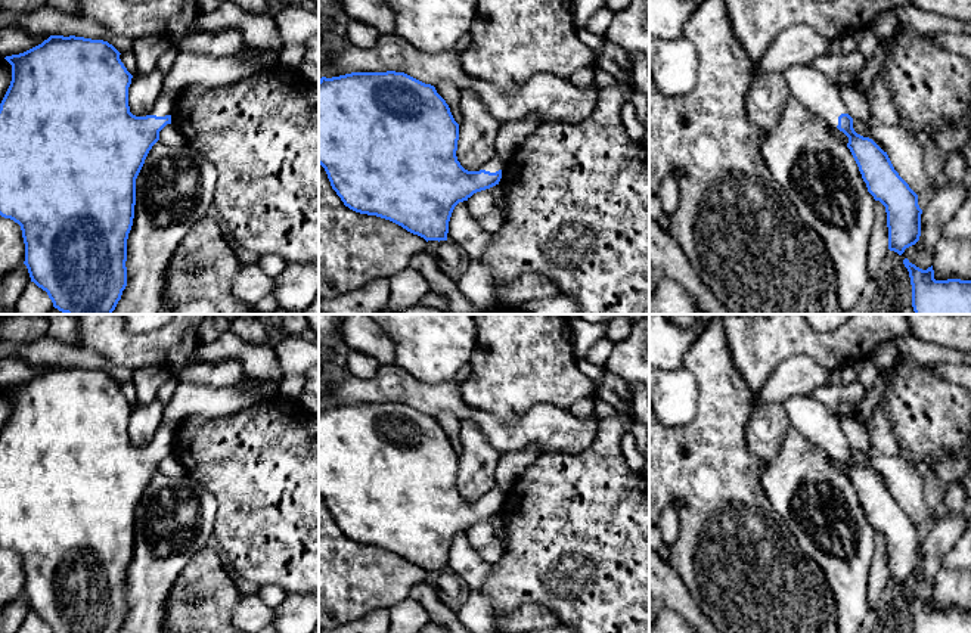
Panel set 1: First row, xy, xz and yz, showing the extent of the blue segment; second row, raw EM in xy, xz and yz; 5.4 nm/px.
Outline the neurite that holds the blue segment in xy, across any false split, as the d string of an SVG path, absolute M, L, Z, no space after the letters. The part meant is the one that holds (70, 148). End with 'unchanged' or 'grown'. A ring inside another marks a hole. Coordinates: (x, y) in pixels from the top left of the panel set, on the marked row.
M50 35L41 44L19 53L6 56L12 65L12 81L0 103L0 215L21 226L25 243L25 261L31 282L47 292L53 307L66 314L112 314L122 291L127 286L127 239L133 226L136 205L136 179L152 146L159 140L159 131L171 124L171 111L180 90L161 90L152 114L136 117L128 106L128 87L133 75L120 59L120 52L103 40L84 37Z | grown

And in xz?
M387 71L387 72L351 72L339 77L319 80L319 164L325 168L332 189L341 198L345 207L350 210L376 215L385 220L390 220L407 232L418 235L428 241L447 241L449 221L455 207L459 202L468 201L474 193L490 189L499 184L502 179L502 167L506 162L506 158L500 156L497 152L488 161L488 164L480 171L468 171L457 161L459 140L459 124L455 121L449 105L437 93L435 87L425 84L404 72Z | grown

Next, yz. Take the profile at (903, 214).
M795 65L784 71L784 78L791 97L849 137L847 148L868 192L885 207L888 249L902 255L921 236L922 210L918 205L918 195L894 170L887 152L872 139L854 131L853 118L847 114L841 93L829 75L812 65Z | grown

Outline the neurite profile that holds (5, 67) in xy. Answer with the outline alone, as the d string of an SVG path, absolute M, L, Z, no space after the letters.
M0 58L0 103L10 86L10 81L12 81L12 65L4 58Z

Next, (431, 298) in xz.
M434 291L426 292L422 297L419 304L426 305L426 307L434 307L434 308L437 308L440 311L444 311L444 313L449 311L447 298L444 295L441 295L441 294L434 292Z

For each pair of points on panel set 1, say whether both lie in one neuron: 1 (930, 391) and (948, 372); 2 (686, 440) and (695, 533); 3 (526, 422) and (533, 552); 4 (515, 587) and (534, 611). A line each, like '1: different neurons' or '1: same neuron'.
1: different neurons
2: same neuron
3: different neurons
4: different neurons

